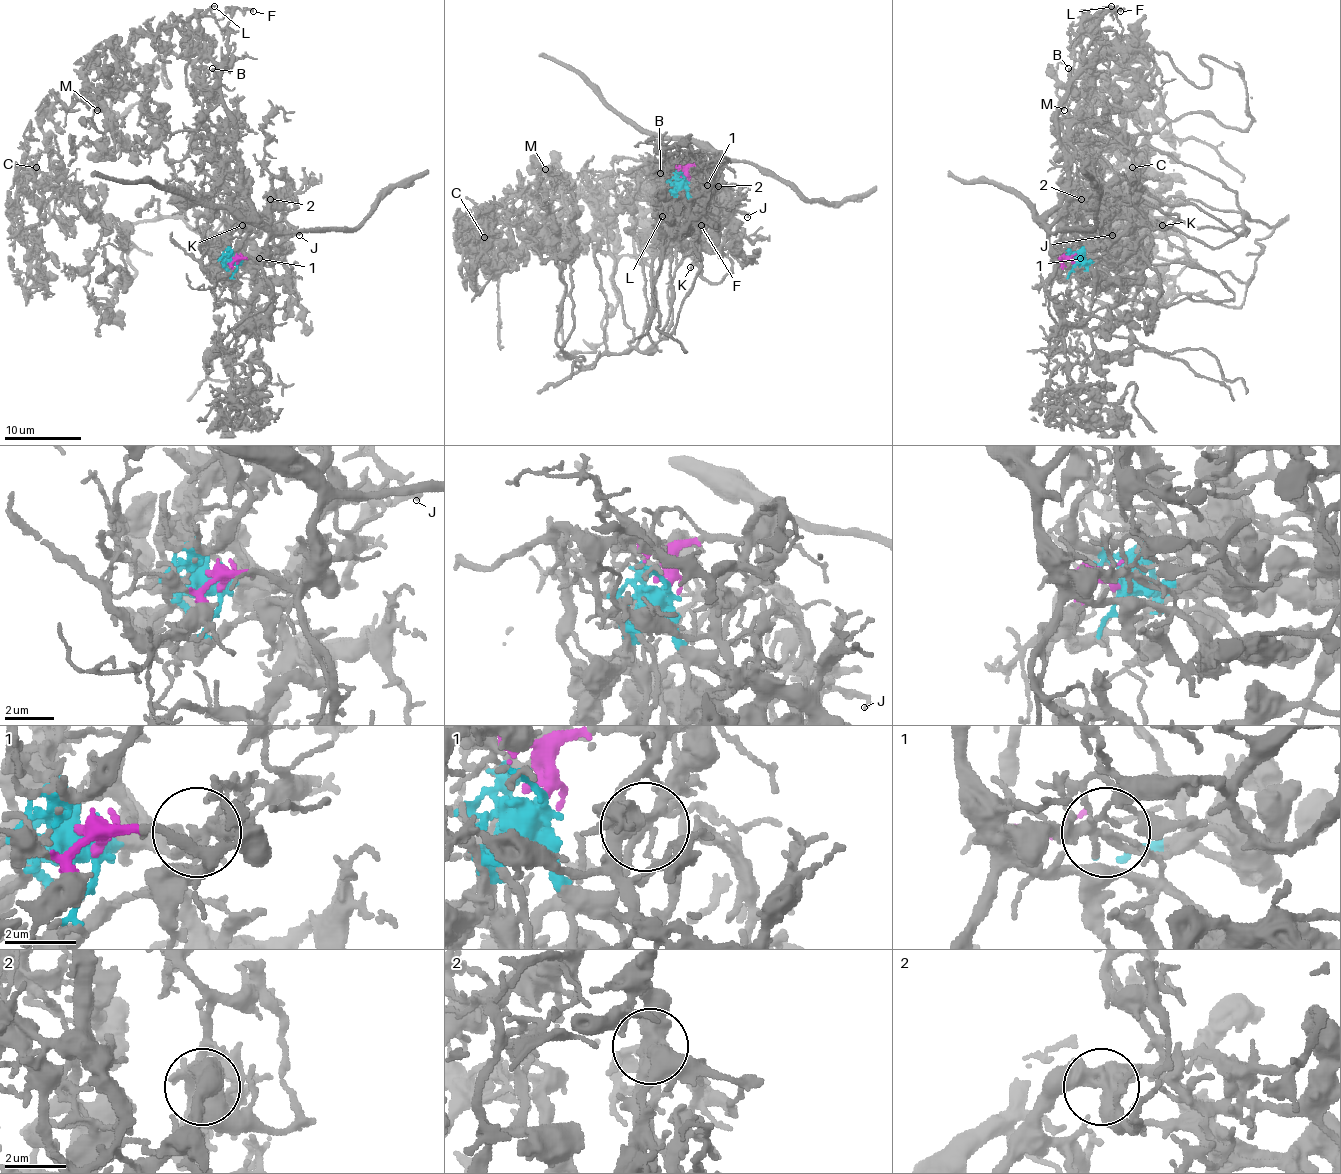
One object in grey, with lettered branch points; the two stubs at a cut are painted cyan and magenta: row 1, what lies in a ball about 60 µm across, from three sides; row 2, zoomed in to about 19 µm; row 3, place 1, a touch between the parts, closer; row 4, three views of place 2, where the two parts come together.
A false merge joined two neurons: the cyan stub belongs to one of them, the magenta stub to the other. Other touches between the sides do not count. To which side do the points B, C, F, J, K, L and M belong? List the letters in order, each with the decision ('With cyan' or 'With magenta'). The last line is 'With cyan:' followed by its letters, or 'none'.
B: With magenta
C: With cyan
F: With magenta
J: With cyan
K: With magenta
L: With magenta
M: With cyan
With cyan: C, J, M

